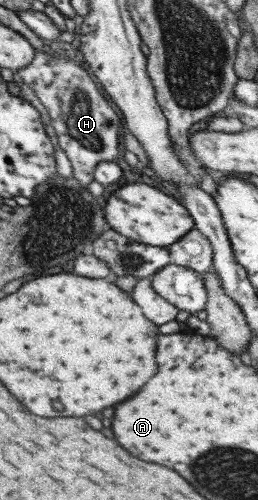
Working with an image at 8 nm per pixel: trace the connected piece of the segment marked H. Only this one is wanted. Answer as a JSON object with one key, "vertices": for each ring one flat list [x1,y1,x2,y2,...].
{"vertices":[[50,44,50,48,54,50,53,54,36,51,29,65,17,71,22,80,34,90,40,102,48,111,52,119,50,125,56,131,59,146,71,162,74,178,77,178,82,186,88,187,90,182,95,180,94,169,96,165,99,162,114,161,118,156,122,120,114,112,114,108,108,104,108,100,102,96,100,88,98,88,92,76,82,67,83,63,78,58,78,54,62,44]]}

